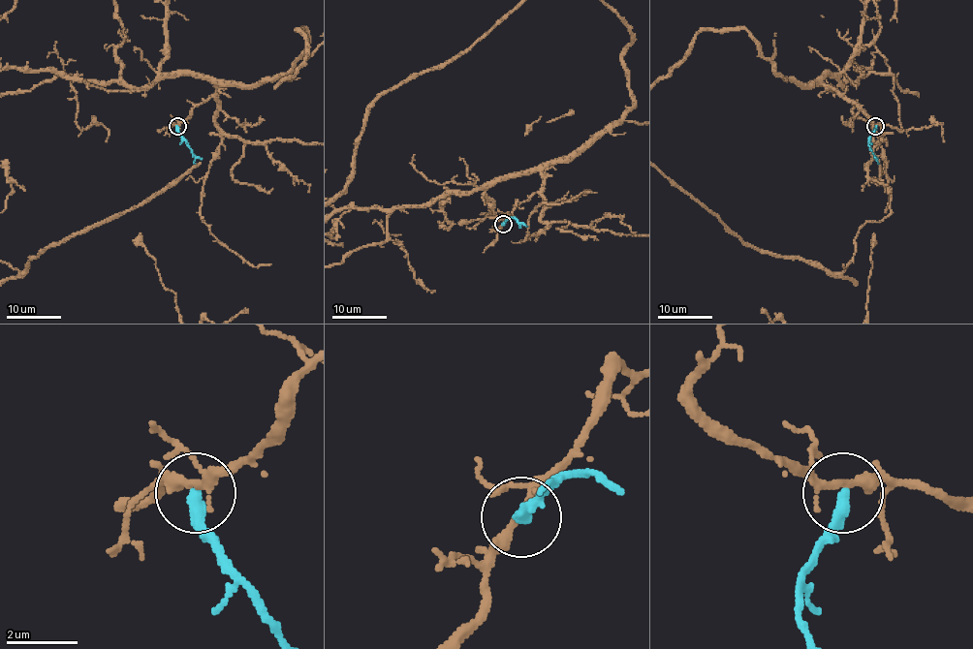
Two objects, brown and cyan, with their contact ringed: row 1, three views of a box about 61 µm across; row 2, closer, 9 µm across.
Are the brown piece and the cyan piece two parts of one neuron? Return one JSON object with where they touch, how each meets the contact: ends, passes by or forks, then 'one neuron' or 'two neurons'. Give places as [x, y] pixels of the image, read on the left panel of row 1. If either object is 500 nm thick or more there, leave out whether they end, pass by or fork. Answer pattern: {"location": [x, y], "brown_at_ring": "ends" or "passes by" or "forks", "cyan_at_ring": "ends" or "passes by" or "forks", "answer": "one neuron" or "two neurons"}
{"location": [177, 126], "brown_at_ring": "forks", "cyan_at_ring": "ends", "answer": "two neurons"}

